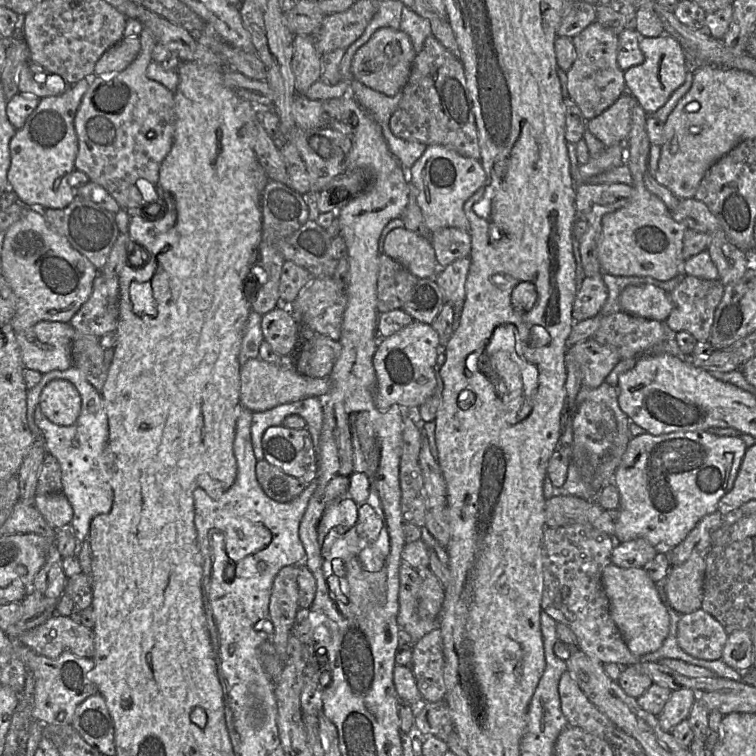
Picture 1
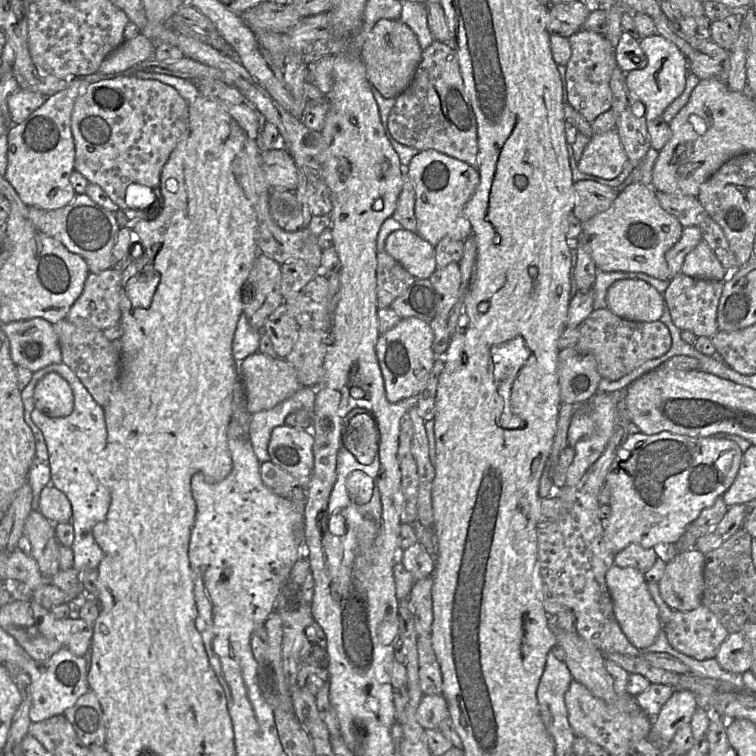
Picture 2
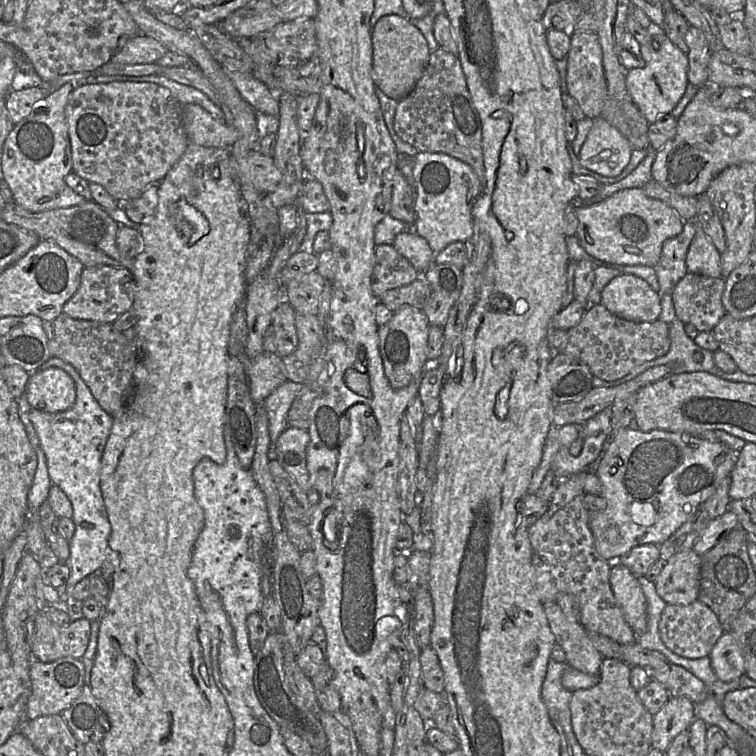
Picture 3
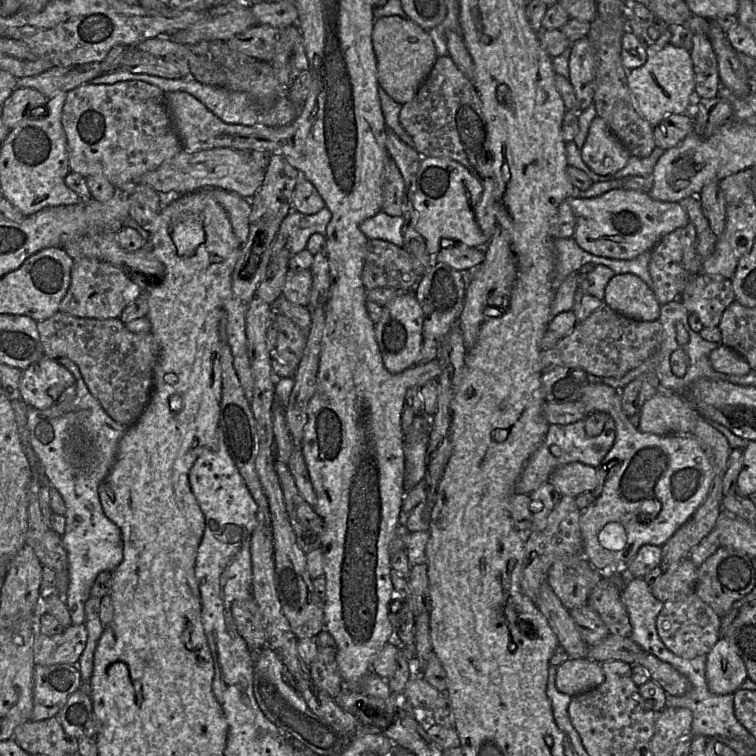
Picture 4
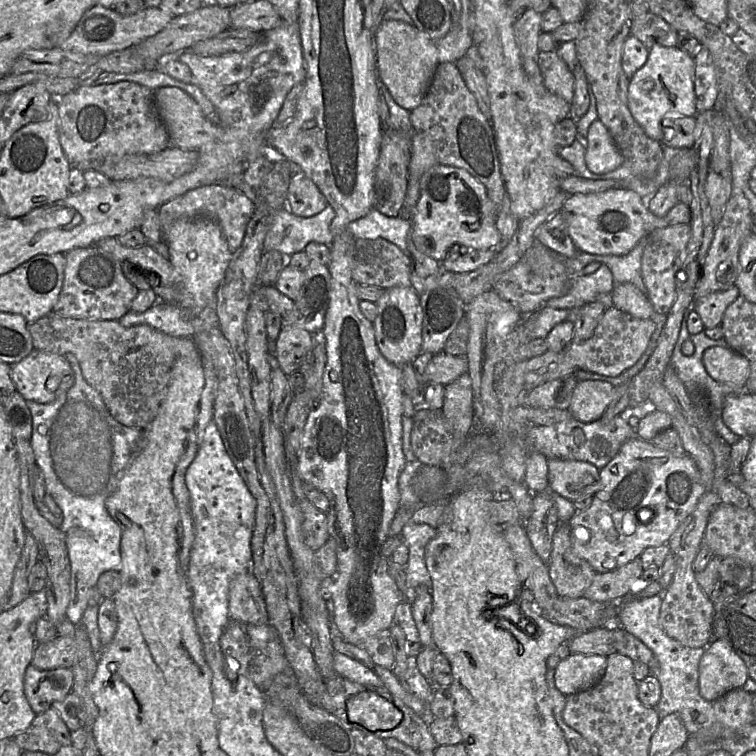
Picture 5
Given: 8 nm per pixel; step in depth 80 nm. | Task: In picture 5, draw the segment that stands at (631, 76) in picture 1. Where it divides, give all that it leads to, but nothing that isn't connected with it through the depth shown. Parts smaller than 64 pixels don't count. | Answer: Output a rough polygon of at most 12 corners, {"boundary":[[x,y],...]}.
{"boundary":[[653,46],[629,79],[628,107],[648,137],[695,117],[695,63]]}

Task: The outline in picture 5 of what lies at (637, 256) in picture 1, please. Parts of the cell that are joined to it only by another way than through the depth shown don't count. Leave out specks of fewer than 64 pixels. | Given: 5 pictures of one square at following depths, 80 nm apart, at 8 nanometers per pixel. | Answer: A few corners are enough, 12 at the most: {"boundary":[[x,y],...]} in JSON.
{"boundary":[[629,189],[569,195],[577,250],[625,255],[657,228],[689,224],[678,201],[658,217]]}

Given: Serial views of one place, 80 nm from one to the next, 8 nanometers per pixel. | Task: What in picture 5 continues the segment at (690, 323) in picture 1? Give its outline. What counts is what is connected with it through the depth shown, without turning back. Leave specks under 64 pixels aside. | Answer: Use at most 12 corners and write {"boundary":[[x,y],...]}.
{"boundary":[[734,285],[695,299],[705,328],[721,325],[739,295]]}

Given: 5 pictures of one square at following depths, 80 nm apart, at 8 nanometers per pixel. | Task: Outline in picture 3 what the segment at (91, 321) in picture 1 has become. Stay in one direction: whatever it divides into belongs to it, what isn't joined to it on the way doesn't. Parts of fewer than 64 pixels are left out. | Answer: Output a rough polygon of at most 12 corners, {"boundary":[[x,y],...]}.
{"boundary":[[84,267],[62,313],[112,324],[132,308],[124,267]]}

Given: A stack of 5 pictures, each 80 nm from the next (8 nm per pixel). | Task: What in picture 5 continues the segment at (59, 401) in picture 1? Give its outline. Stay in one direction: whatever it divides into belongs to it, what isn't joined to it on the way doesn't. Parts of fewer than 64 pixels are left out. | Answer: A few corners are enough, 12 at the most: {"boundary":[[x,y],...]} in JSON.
{"boundary":[[34,349],[11,364],[16,391],[40,404],[74,383],[64,355]]}

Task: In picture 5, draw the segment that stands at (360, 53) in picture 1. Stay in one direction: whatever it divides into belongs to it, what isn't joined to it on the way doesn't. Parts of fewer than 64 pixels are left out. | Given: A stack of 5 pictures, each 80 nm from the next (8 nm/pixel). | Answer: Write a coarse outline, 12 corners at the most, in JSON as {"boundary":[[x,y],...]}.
{"boundary":[[414,24],[374,33],[379,80],[401,107],[422,102],[439,64]]}

